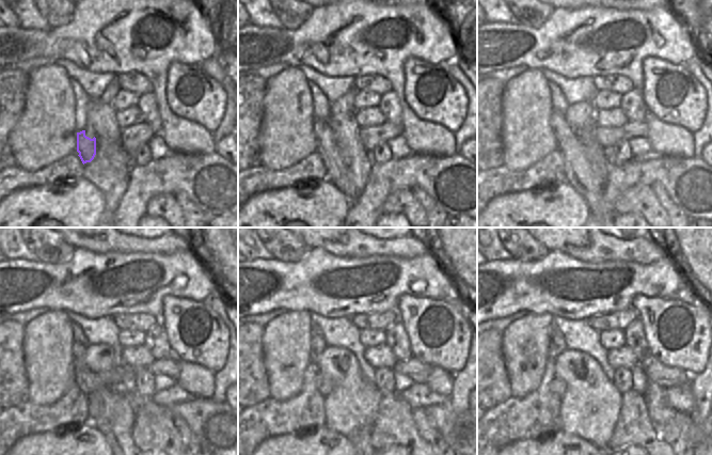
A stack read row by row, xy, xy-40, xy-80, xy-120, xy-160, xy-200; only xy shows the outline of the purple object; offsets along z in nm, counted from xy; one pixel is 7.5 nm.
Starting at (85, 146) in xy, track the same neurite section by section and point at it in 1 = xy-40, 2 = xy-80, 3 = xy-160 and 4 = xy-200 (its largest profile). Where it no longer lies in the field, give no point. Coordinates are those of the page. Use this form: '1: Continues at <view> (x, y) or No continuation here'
1: Continues at xy-40 (337, 173)
2: Continues at xy-80 (579, 172)
3: Continues at xy-160 (361, 438)
4: Continues at xy-200 (557, 345).

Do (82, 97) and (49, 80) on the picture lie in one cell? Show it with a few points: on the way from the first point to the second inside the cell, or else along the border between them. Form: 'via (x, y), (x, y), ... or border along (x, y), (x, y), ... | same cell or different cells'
border along (69, 79), (69, 85), (74, 95), (75, 116) | different cells

